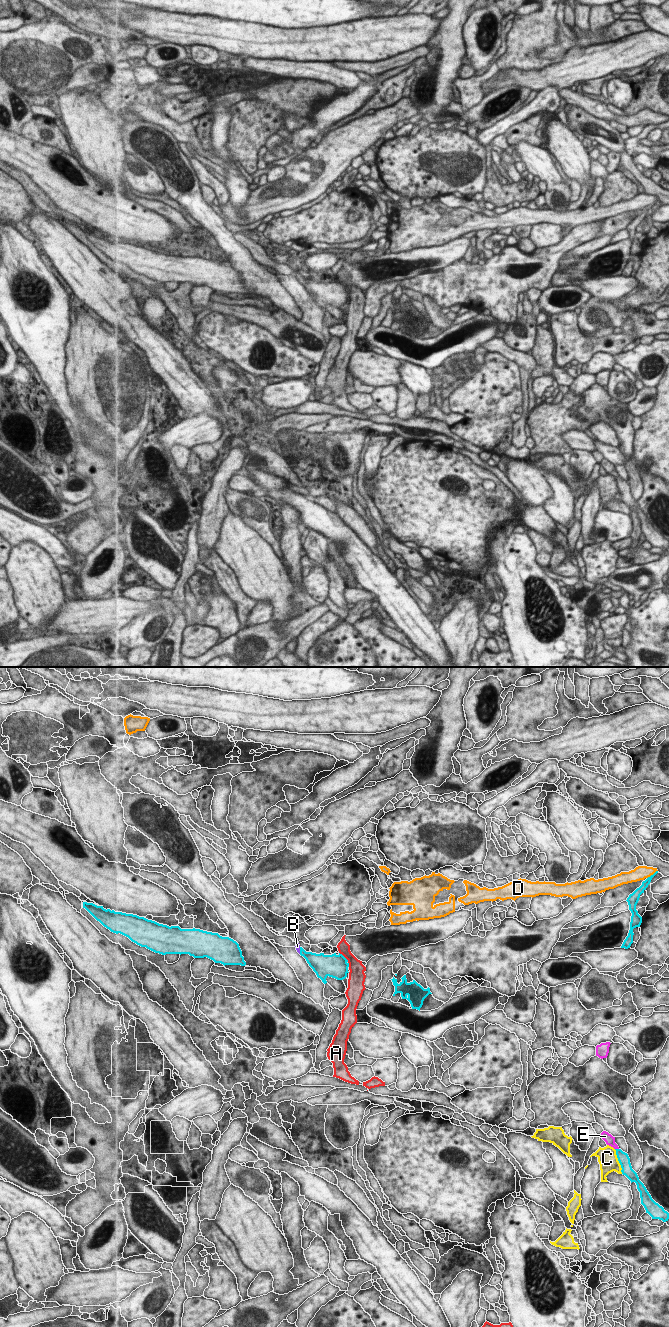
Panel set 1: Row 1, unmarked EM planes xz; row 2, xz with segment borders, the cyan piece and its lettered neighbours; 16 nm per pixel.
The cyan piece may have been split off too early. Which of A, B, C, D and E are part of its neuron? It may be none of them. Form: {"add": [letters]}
{"add": ["B"]}

